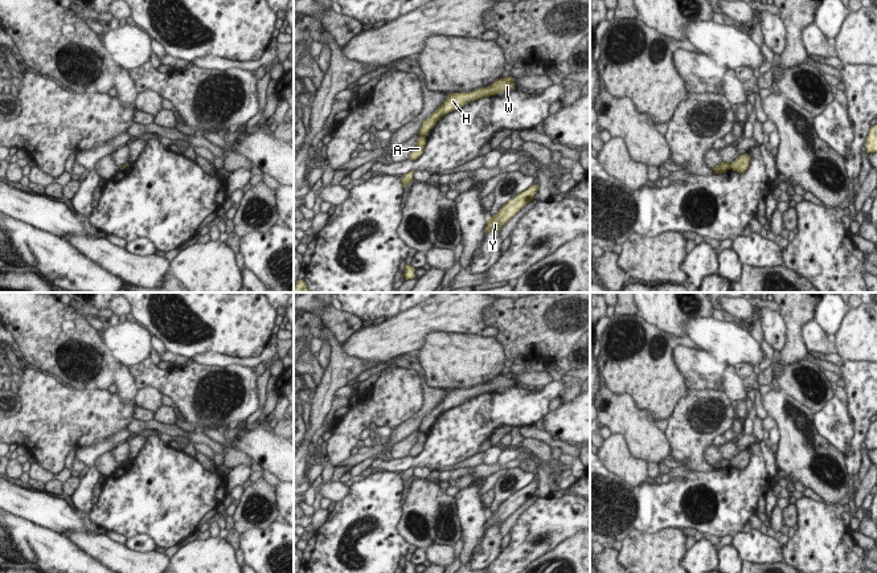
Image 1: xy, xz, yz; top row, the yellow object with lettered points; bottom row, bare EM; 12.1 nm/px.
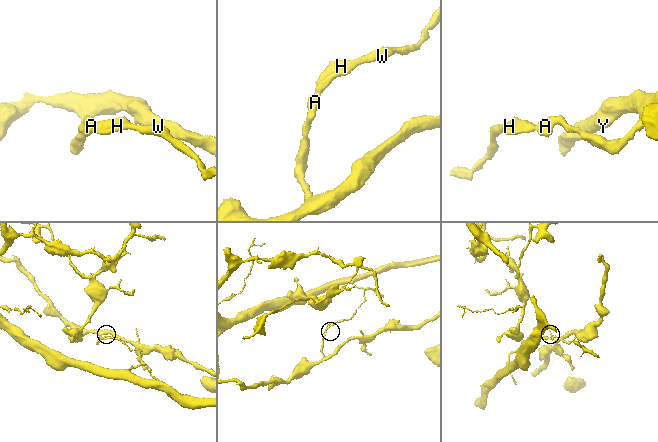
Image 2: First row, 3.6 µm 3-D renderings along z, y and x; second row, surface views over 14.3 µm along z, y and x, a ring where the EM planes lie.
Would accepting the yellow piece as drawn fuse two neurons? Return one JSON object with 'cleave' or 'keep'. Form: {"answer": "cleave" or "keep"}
{"answer": "cleave"}

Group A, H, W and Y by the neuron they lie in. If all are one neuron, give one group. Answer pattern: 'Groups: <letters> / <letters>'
Groups: A Y / H W.

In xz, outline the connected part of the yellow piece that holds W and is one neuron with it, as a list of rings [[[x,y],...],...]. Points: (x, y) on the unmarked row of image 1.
[[[507,373],[496,376],[491,382],[476,385],[470,389],[451,389],[446,393],[443,401],[422,418],[418,430],[426,434],[430,430],[430,426],[443,412],[459,406],[467,398],[476,397],[483,393],[496,392],[497,389],[511,388],[515,385],[513,375]]]

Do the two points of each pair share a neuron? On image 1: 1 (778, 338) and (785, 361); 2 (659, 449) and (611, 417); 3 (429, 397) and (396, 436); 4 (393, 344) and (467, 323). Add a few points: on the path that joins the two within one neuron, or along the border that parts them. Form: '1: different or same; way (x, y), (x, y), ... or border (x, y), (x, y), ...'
1: different; border (782, 316), (786, 324), (786, 343), (779, 352)
2: same; way (647, 440), (623, 417)
3: same; way (426, 408), (406, 428)
4: same; way (412, 326), (417, 322), (449, 322)

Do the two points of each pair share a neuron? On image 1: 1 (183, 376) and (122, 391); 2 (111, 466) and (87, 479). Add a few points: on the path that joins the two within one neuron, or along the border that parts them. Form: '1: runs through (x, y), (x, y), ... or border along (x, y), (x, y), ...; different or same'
1: border along (128, 367), (128, 373), (138, 389); different
2: border along (111, 450), (103, 451), (94, 462), (99, 474); different

